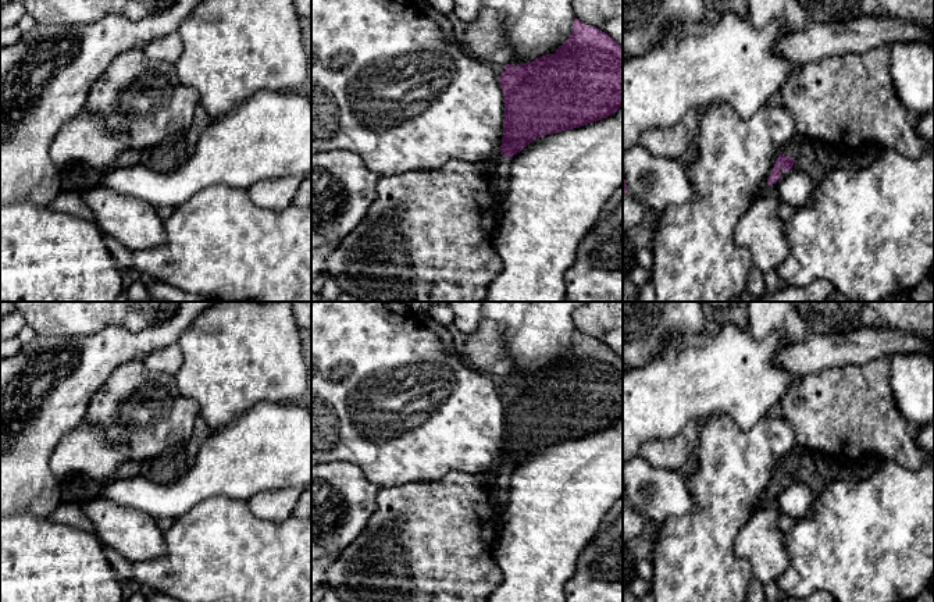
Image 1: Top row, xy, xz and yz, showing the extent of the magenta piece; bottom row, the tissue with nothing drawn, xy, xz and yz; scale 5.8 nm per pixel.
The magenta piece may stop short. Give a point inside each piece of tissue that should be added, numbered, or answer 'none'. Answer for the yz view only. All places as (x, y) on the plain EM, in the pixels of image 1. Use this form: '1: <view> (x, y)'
1: yz (799, 459)

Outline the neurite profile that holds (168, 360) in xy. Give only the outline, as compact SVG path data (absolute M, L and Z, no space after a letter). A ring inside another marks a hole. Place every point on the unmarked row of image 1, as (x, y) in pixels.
M177 342L171 346L165 346L163 349L151 352L143 360L143 364L153 371L161 371L165 374L175 375L181 368L182 361L183 361L183 355Z

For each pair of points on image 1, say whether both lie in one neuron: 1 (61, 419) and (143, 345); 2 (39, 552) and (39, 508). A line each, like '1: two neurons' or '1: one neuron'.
1: one neuron
2: two neurons

